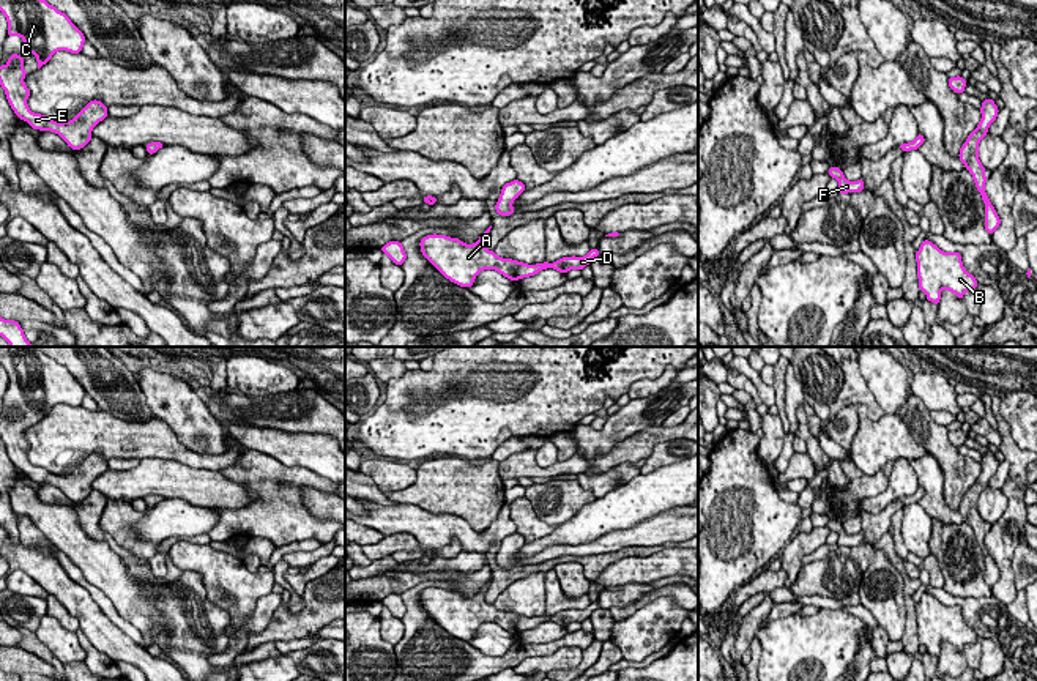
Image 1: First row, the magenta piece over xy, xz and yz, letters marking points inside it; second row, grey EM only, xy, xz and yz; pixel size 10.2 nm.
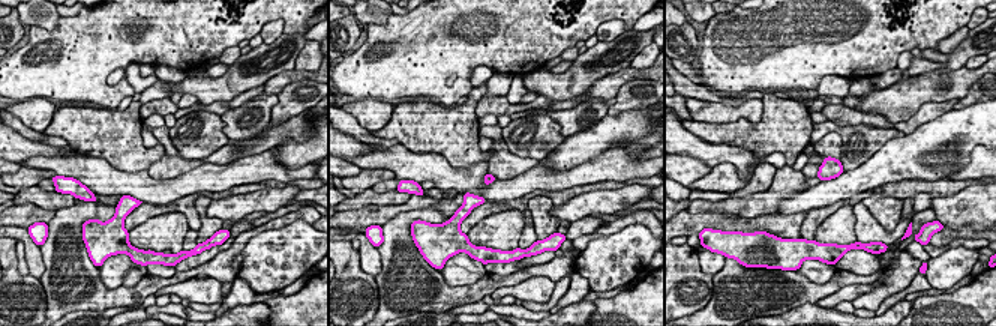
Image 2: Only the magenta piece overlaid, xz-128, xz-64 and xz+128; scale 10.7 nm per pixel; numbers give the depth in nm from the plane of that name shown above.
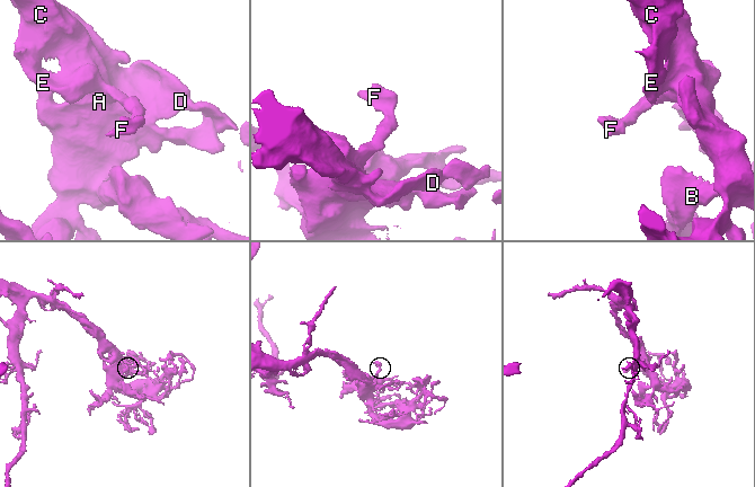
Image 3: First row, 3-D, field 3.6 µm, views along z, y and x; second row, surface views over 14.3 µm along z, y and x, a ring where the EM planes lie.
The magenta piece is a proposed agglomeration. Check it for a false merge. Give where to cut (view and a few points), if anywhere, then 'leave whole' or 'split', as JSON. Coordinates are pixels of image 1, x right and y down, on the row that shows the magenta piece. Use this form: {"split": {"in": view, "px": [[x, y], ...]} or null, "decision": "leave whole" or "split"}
{"split": null, "decision": "leave whole"}

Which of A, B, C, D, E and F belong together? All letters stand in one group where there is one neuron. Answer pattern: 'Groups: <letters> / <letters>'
Groups: A B C D E F

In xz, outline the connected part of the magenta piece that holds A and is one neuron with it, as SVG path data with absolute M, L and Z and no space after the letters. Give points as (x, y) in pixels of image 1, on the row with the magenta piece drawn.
M492 225L473 244L465 244L459 238L446 235L427 235L419 241L422 255L451 282L470 288L482 270L495 270L511 281L518 281L553 268L559 273L583 270L593 259L600 255L599 249L591 249L583 257L563 257L553 263L544 262L528 265L512 259L503 259L484 244Z

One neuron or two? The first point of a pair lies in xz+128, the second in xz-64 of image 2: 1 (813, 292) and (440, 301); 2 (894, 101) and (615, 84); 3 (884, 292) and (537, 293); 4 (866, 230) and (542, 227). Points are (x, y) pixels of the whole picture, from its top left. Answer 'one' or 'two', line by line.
1: one
2: one
3: two
4: two

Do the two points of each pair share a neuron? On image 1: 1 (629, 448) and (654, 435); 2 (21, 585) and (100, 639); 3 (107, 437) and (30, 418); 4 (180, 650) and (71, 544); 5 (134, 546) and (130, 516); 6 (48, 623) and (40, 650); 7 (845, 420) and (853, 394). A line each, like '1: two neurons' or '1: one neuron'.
1: one neuron
2: two neurons
3: two neurons
4: one neuron
5: one neuron
6: two neurons
7: two neurons

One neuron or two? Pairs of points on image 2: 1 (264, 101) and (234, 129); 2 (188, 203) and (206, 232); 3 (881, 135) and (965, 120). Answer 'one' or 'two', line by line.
1: one
2: two
3: two

